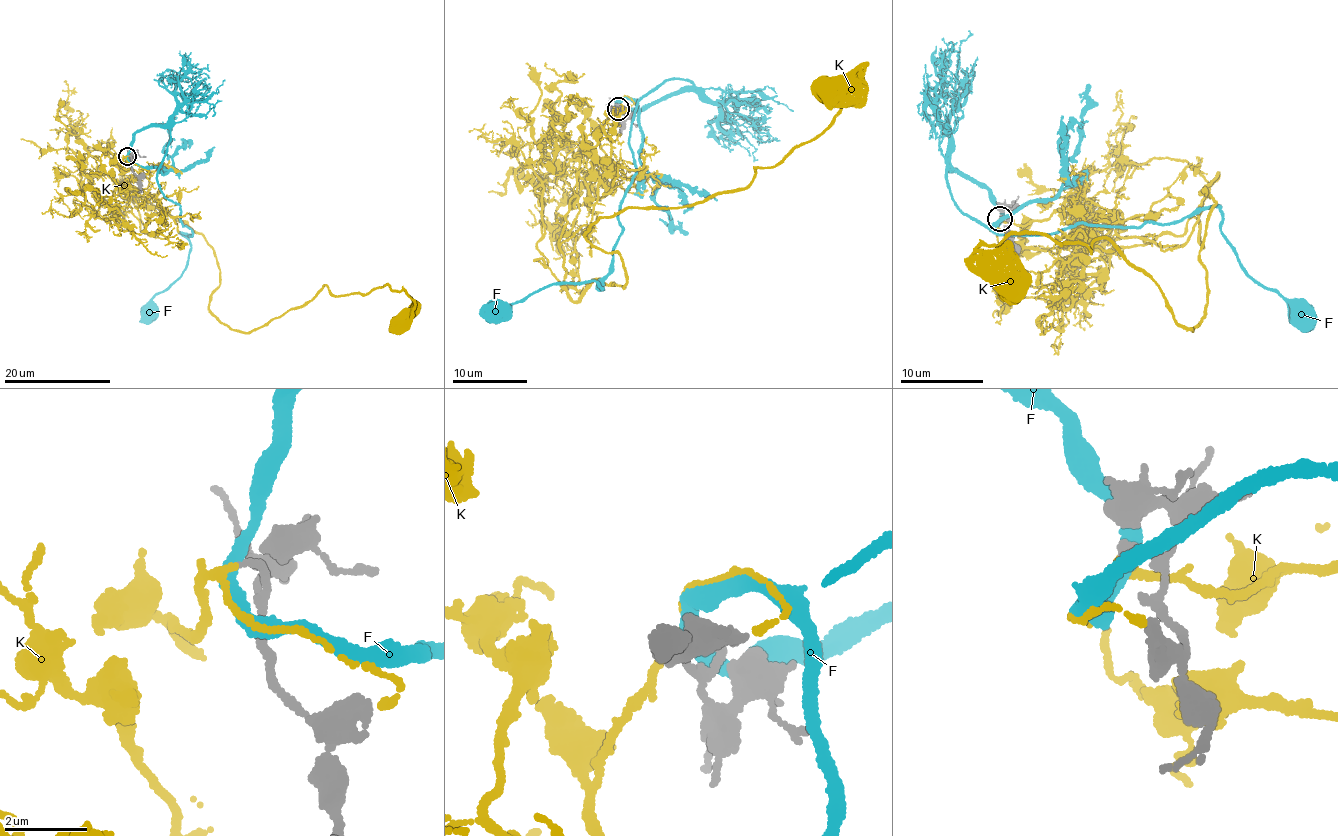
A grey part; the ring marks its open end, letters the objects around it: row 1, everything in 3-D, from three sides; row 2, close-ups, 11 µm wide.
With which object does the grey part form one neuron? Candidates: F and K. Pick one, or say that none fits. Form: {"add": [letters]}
{"add": ["K"]}

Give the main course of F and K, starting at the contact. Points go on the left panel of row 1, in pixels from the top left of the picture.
F: (126, 156), (136, 133), (170, 130), (156, 179), (193, 234), (185, 233), (186, 268), (148, 313)
K: (128, 156), (142, 231), (141, 197), (207, 242), (233, 329), (325, 285), (403, 290), (398, 325)

